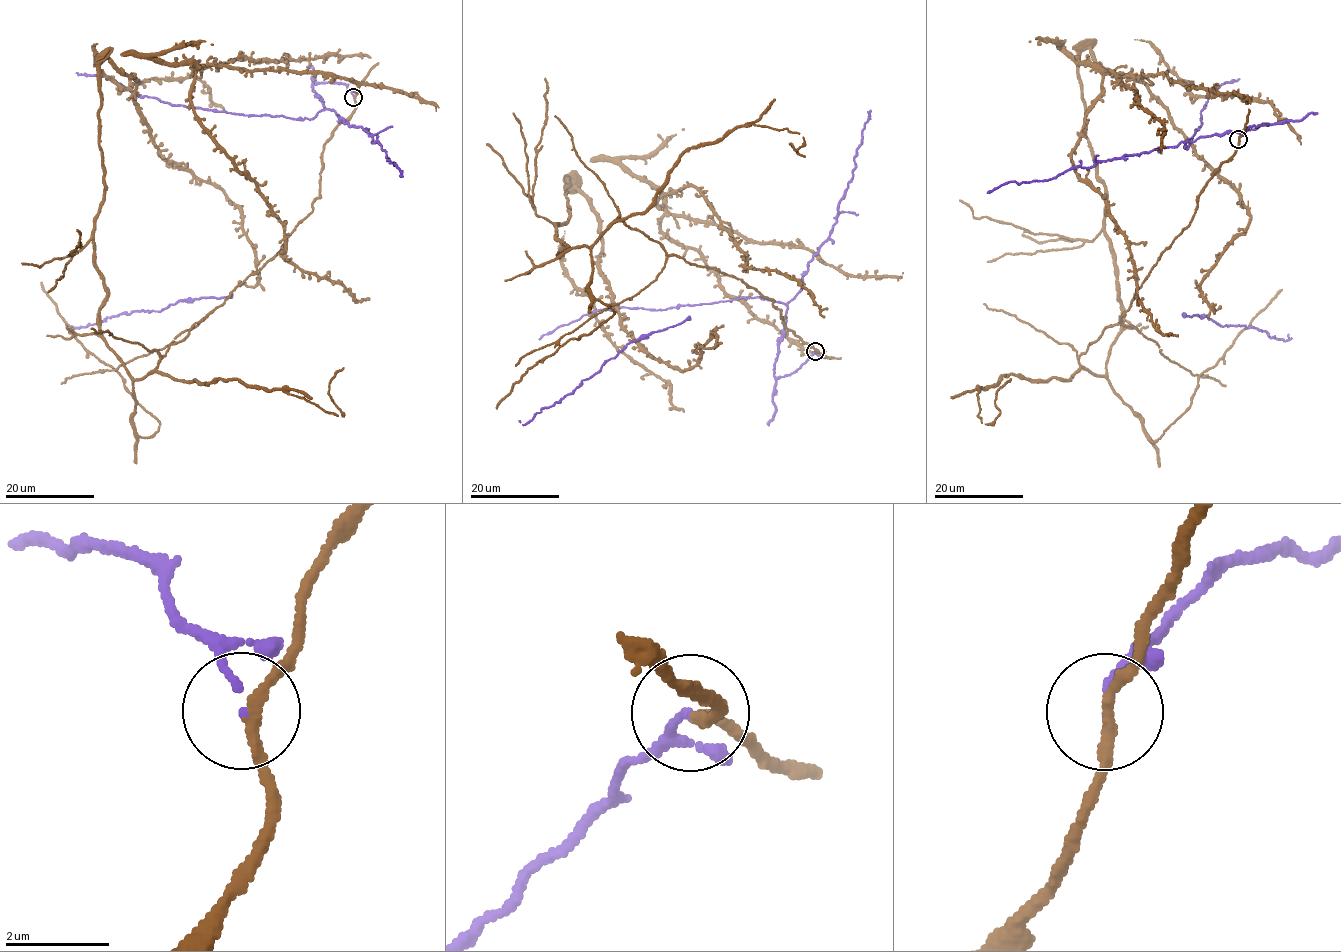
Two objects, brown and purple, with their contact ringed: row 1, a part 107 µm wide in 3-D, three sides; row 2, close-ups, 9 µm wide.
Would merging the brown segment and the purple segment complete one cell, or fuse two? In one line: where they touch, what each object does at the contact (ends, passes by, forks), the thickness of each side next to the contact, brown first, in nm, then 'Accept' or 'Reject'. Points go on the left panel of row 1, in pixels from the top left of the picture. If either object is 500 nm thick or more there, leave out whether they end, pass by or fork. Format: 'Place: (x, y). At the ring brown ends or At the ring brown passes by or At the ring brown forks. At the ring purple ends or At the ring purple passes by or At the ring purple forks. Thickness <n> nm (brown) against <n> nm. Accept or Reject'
Place: (353, 97). At the ring brown passes by. At the ring purple ends. Thickness 200 nm (brown) against 130 nm. Reject

